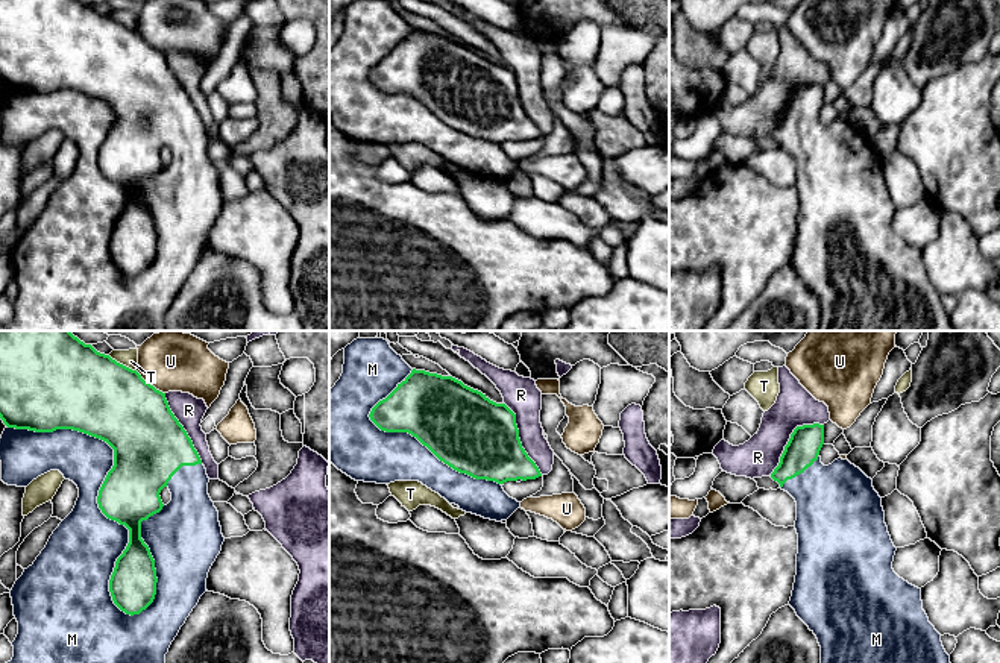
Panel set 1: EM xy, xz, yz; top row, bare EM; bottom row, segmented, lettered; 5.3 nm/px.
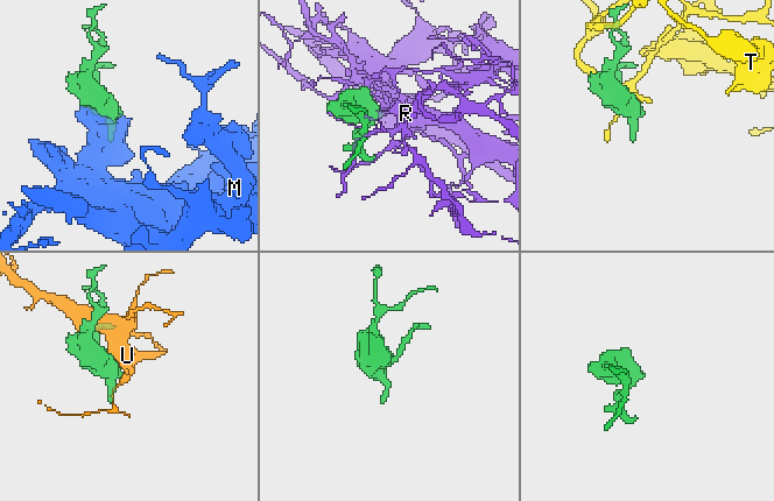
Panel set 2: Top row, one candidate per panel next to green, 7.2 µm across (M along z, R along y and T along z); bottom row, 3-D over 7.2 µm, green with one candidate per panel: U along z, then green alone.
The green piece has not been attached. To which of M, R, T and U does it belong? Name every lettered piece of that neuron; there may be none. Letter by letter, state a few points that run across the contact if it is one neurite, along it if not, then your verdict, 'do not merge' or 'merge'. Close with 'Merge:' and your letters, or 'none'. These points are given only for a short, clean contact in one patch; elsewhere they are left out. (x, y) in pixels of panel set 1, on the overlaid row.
M: merge
R: do not merge
T: do not merge
U: do not merge
Merge: M

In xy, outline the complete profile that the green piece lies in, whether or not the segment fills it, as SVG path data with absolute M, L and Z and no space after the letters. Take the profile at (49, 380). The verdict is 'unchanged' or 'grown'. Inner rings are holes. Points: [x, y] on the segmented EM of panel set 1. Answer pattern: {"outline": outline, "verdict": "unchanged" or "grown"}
{"outline": "M0 331L0 419L6 425L0 438L2 481L5 484L27 487L38 476L59 470L79 489L73 511L53 531L46 548L33 564L24 569L9 592L18 634L12 642L14 657L8 663L165 663L171 642L206 592L208 572L225 542L219 511L208 495L206 469L187 431L171 413L165 393L146 382L137 370L97 352L70 331ZM164 487L171 493L167 505L159 496Z", "verdict": "grown"}

